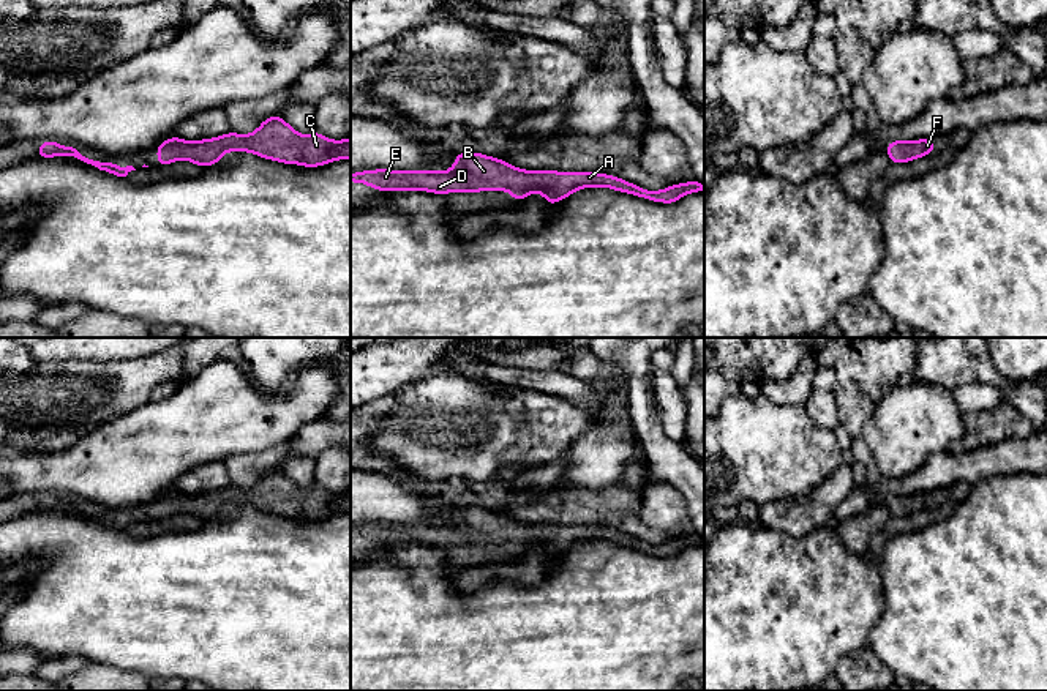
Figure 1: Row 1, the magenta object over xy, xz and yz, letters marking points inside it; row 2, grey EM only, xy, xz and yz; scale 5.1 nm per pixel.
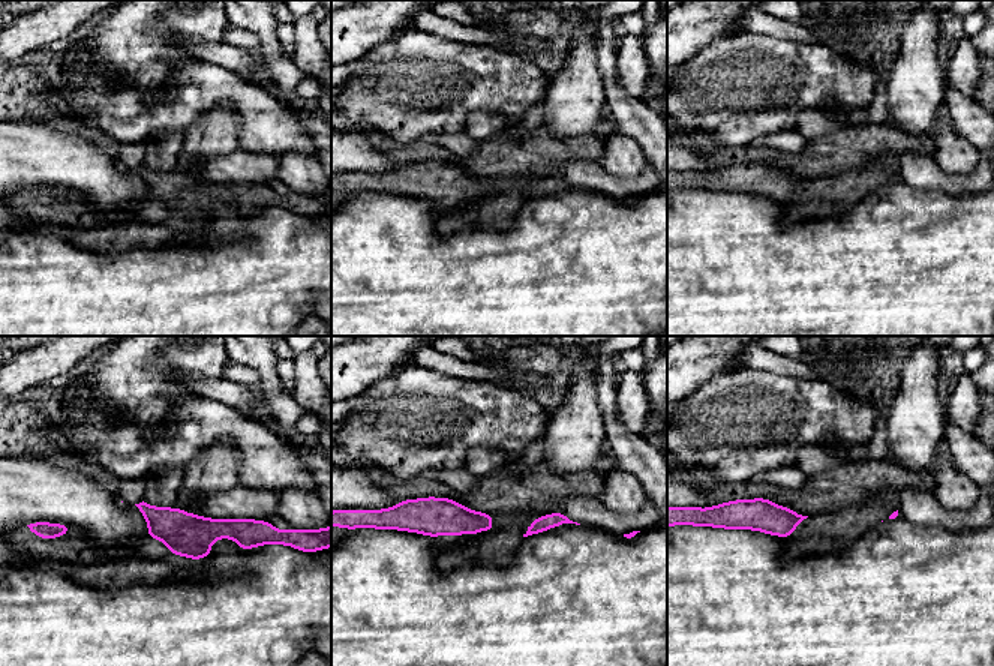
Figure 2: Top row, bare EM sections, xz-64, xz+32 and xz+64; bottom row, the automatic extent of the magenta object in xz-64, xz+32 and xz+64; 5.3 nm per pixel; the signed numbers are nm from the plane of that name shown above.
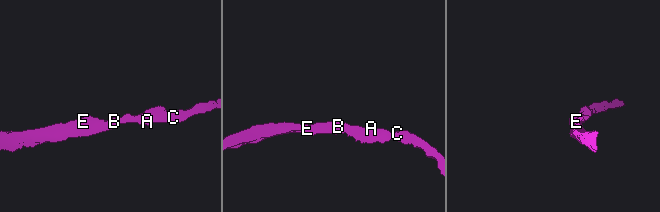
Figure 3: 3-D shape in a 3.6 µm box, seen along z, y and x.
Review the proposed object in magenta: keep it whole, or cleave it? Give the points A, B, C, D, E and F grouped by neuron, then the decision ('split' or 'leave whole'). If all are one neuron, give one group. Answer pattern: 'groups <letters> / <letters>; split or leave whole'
groups A B C D E F; leave whole

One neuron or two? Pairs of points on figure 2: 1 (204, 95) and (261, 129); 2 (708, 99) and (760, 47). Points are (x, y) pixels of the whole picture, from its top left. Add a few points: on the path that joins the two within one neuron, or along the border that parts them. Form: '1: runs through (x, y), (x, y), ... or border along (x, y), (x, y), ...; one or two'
1: runs through (219, 95), (233, 95), (252, 114); one
2: runs through (721, 86), (747, 60); one

